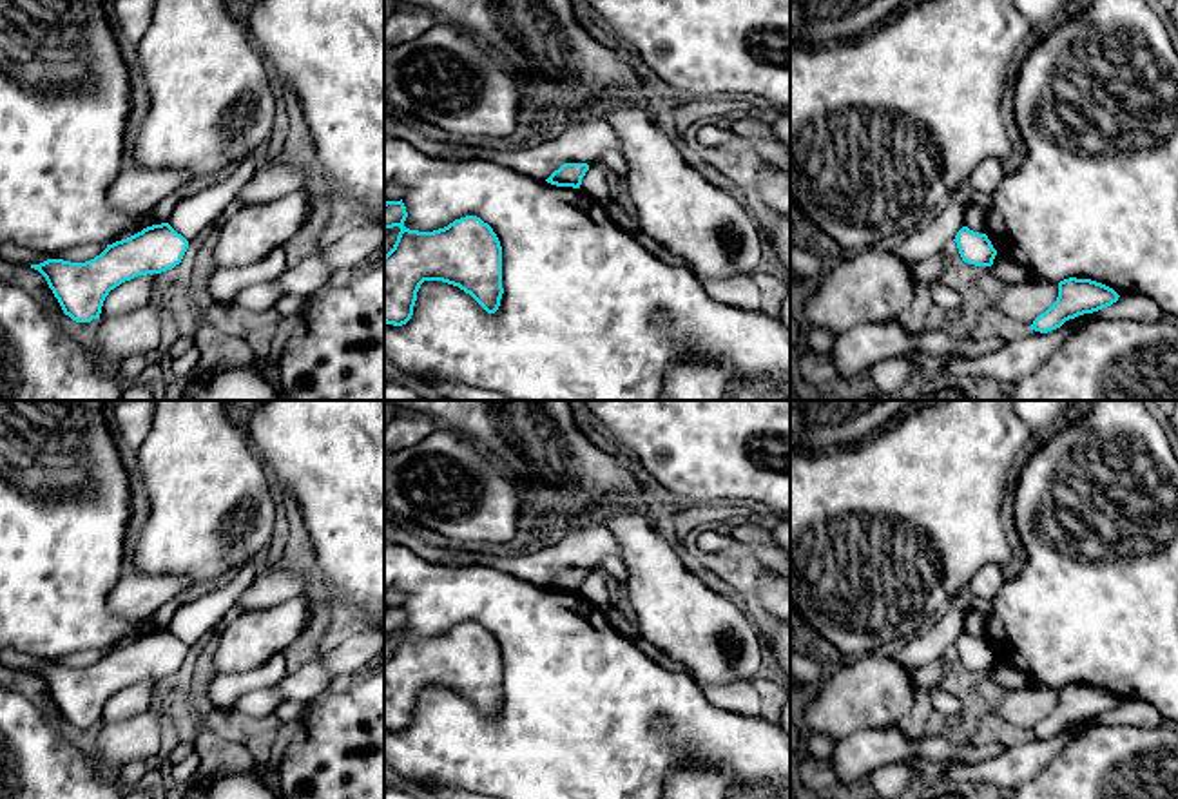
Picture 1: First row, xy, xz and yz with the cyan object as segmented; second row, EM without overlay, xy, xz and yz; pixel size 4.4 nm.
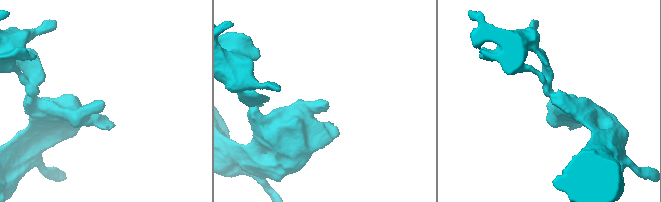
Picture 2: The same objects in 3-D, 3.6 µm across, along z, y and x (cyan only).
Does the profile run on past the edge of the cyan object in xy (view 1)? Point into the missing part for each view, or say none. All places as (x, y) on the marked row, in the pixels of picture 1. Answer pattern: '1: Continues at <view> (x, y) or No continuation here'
1: No continuation here

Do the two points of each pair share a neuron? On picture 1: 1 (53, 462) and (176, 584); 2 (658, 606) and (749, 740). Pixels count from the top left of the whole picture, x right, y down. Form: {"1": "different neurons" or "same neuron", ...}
{"1": "different neurons", "2": "different neurons"}

